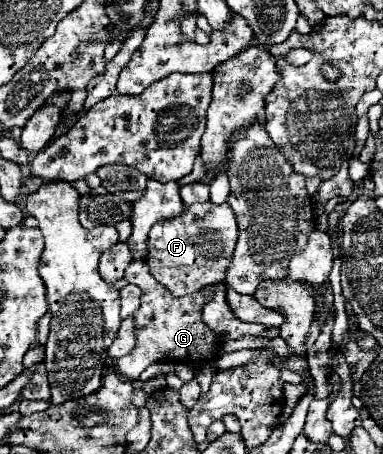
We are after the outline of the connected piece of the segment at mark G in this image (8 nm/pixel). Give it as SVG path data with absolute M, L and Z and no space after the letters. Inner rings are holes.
M131 261L129 267L125 269L125 279L141 289L141 305L135 313L135 325L137 325L135 349L129 355L117 359L117 369L125 379L137 381L139 375L151 363L157 361L199 365L209 359L199 359L197 355L213 355L217 349L221 349L219 339L209 331L209 327L201 319L201 309L205 303L201 299L201 291L195 291L179 299L171 297L171 293L165 287L155 283L145 261Z

